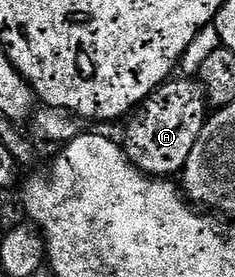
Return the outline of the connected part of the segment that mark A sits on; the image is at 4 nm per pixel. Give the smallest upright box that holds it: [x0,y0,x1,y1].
[124,78,208,178]

